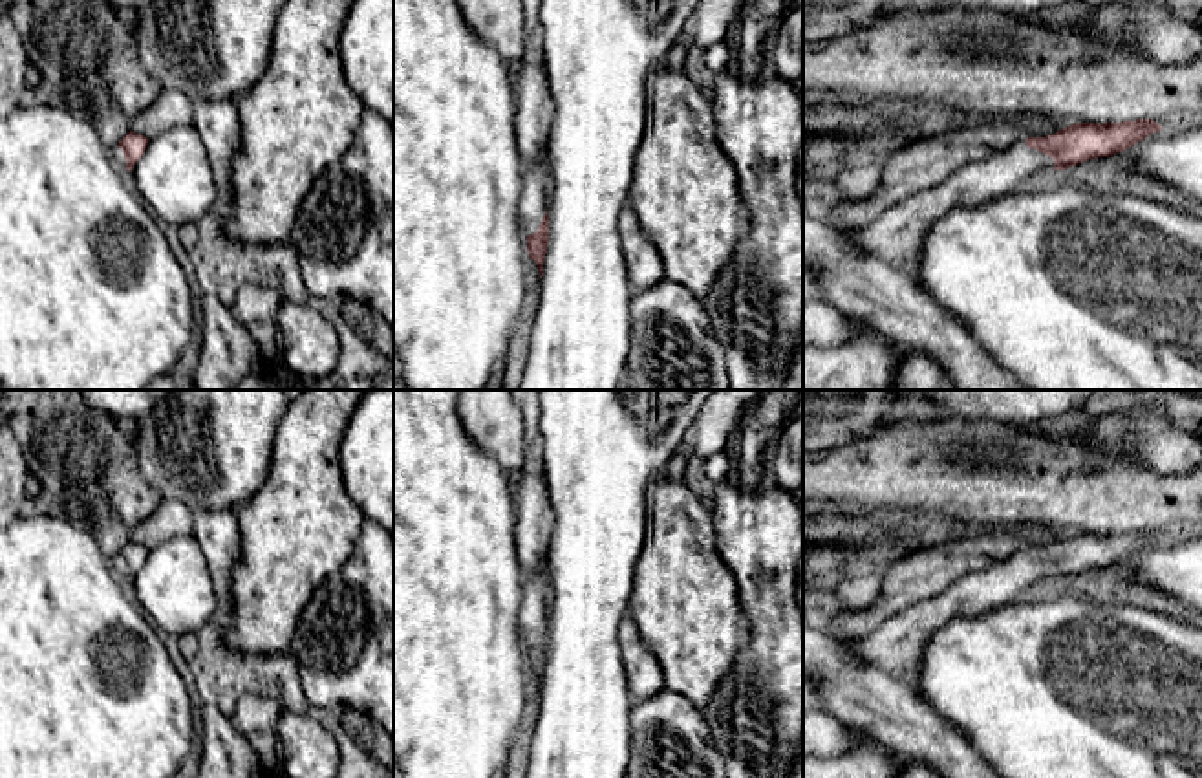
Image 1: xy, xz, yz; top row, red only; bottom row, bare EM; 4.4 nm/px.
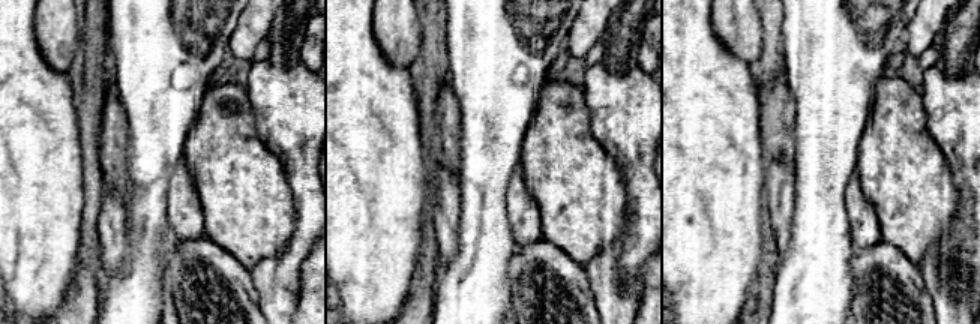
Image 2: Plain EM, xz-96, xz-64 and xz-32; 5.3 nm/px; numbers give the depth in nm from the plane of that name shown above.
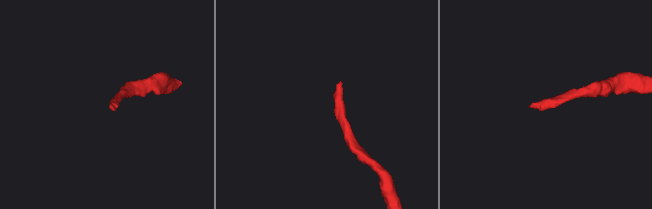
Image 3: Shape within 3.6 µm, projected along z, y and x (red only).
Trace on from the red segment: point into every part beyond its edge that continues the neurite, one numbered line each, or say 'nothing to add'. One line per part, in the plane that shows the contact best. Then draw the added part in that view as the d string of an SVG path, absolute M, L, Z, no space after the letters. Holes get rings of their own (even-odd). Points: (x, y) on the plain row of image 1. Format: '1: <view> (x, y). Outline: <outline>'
1: yz (895, 647). Outline: M1025 551L982 567L962 567L942 593L889 617L867 635L847 641L845 648L864 665L911 681L922 646L937 628L959 615L977 617L1019 604L1046 582L1054 582L1054 569L1028 558Z

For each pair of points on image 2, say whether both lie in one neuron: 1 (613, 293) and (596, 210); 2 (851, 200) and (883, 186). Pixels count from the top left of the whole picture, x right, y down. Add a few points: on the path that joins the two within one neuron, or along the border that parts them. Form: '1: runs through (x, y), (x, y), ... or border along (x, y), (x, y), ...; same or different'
1: border along (625, 222), (613, 245), (599, 251), (584, 266); different
2: border along (854, 173), (862, 194), (875, 212), (880, 227); different

